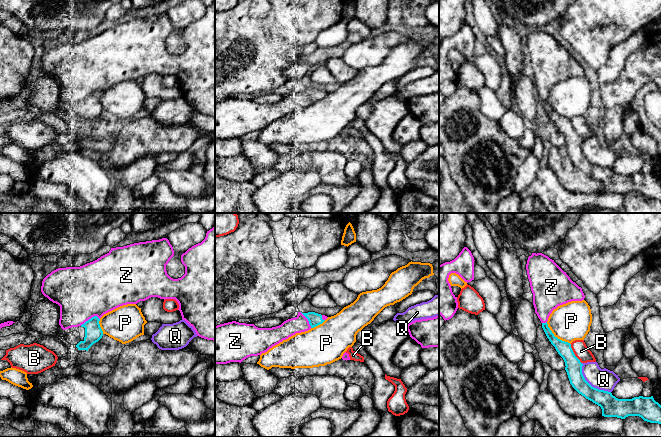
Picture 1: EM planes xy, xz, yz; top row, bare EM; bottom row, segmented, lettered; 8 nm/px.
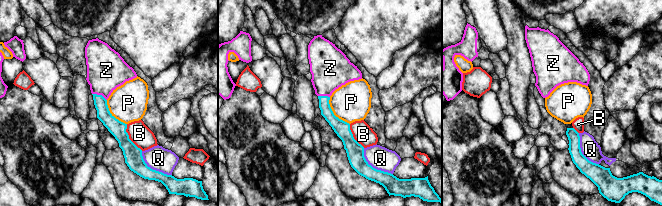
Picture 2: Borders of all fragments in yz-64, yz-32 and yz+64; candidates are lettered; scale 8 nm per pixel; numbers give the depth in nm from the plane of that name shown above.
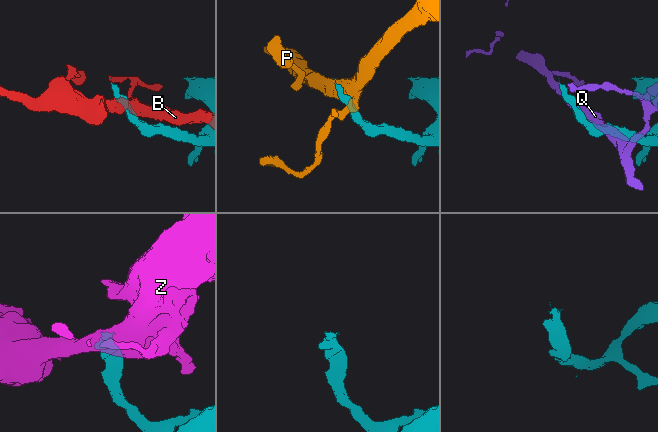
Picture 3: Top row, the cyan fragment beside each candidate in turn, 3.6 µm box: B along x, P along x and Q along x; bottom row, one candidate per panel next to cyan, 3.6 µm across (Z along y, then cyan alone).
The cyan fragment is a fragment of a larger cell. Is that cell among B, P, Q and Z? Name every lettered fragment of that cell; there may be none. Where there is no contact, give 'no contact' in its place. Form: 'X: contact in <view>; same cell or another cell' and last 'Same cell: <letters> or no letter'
B: contact in yz; another cell
P: contact in yz; another cell
Q: contact in yz; another cell
Z: contact in xy; same cell
Same cell: Z

